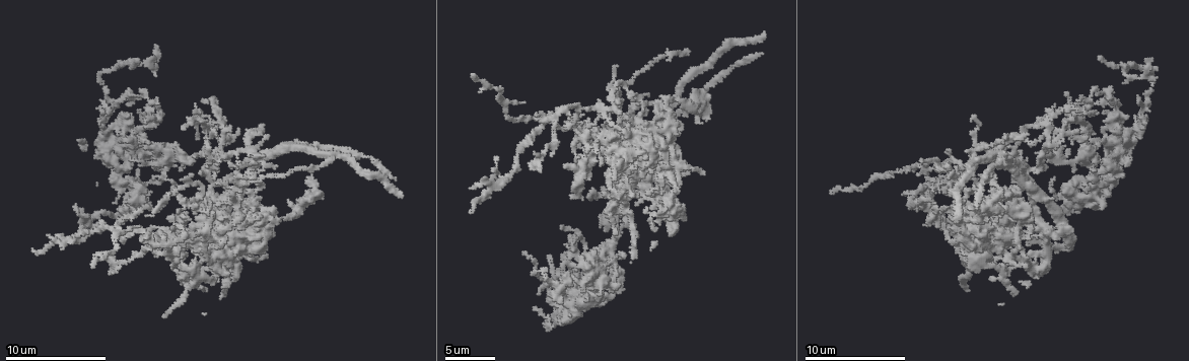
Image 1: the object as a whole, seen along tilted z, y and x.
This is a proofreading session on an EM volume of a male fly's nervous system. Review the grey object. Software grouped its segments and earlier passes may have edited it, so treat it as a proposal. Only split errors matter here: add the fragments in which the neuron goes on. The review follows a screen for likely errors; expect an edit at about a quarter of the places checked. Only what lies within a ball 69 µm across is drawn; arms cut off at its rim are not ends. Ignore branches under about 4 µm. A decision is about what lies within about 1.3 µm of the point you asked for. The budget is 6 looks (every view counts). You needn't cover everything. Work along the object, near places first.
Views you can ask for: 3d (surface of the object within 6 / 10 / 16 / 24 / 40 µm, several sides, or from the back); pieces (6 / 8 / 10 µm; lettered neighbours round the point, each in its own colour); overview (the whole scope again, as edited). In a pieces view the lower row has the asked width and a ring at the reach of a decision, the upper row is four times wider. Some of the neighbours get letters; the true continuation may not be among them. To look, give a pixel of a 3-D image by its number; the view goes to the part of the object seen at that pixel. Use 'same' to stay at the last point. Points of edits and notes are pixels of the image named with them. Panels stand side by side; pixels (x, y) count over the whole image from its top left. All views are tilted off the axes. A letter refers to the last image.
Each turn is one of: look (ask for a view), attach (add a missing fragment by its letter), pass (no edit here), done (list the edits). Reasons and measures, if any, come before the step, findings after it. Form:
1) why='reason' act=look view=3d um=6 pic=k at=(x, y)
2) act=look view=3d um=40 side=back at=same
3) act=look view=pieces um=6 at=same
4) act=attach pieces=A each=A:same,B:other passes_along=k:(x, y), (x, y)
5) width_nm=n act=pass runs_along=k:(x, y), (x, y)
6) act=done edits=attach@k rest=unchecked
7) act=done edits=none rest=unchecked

why='branch stops here' act=look view=pieces um=6 pic=1 at=(549, 258)

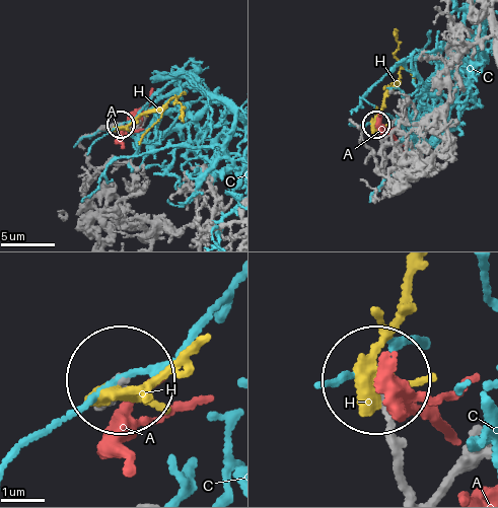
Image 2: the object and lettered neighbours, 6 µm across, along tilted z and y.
act=pass each=A:other,C:other,H:other found='none of them fits'

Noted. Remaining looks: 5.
why='branch stops here' act=look view=pieces um=6 pic=1 at=(1024, 134)

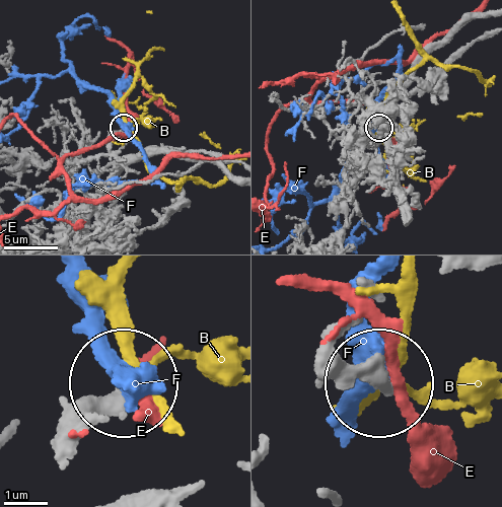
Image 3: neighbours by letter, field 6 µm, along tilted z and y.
act=pass each=B:other,E:other,F:other found='none of them fits'

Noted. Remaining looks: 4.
why='an open end' act=look view=3d um=10 pic=1 at=(207, 165)

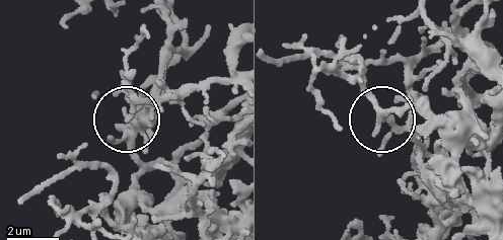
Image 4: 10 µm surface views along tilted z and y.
act=look view=pieces um=8 pic=4 at=(129, 119)

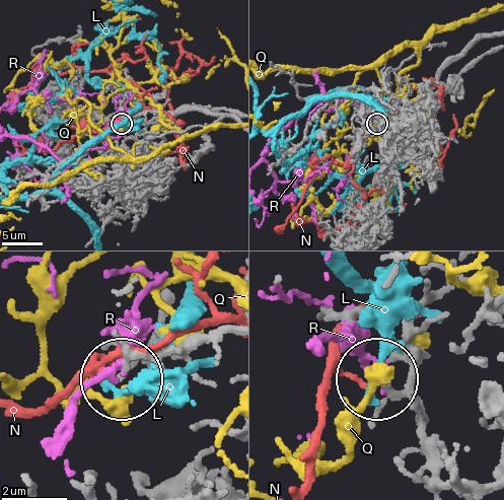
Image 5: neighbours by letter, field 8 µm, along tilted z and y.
act=pass each=L:other,N:other,Q:other,R:other found='none of them fits'

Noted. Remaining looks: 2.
act=done edits=none rest=unchecked

